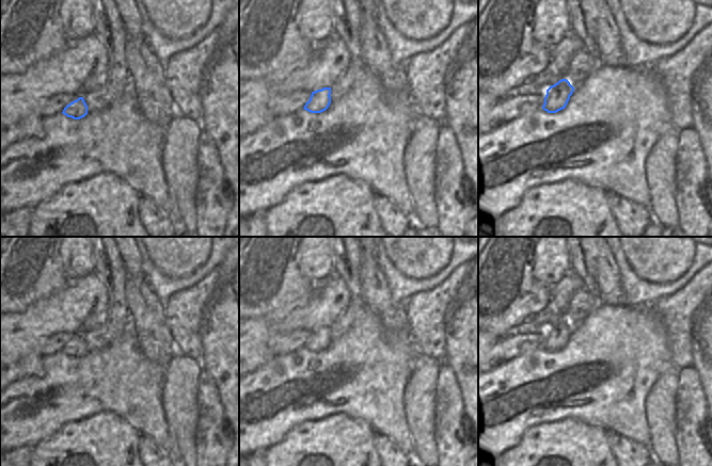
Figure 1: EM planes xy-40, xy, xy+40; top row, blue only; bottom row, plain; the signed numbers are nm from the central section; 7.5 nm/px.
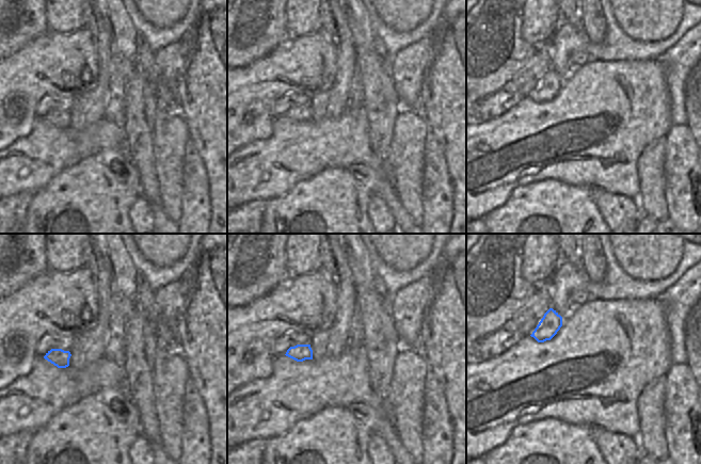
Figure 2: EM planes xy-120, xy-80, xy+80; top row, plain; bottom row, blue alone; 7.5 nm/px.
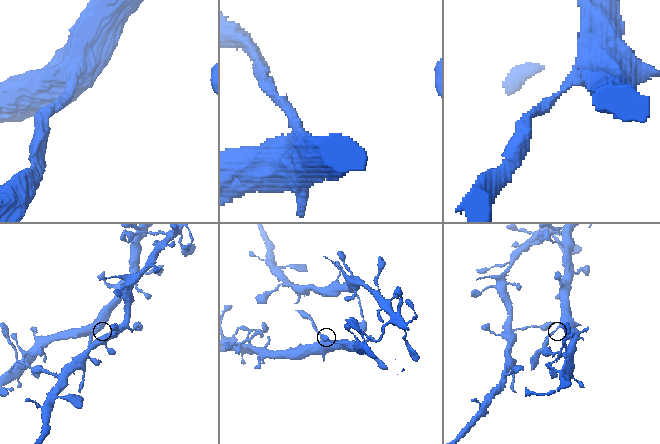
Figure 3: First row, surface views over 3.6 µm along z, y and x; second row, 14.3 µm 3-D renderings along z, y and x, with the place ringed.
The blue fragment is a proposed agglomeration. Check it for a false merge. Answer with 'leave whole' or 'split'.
split

